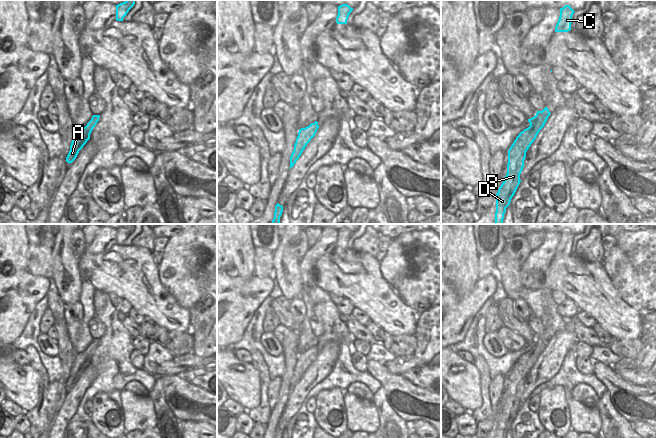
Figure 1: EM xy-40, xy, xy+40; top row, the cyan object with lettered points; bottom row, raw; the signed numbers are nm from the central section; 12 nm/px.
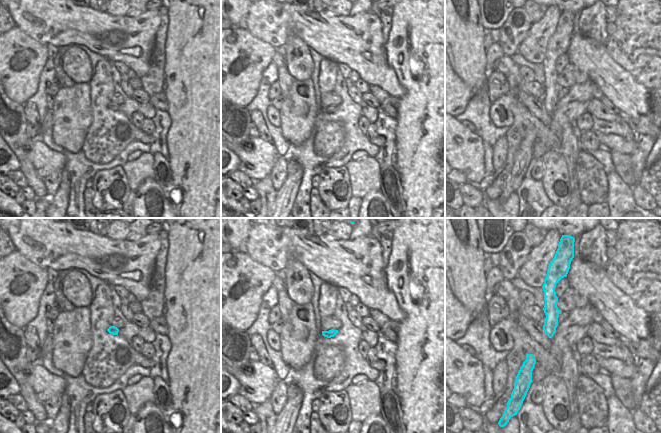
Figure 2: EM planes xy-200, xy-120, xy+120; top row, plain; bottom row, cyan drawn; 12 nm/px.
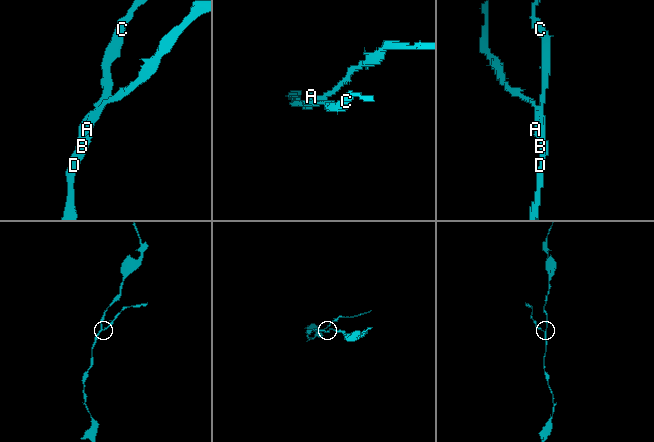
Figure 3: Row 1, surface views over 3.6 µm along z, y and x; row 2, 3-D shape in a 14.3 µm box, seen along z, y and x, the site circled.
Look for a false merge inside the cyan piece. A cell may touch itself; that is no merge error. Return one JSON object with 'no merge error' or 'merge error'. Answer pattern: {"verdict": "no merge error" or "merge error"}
{"verdict": "merge error"}

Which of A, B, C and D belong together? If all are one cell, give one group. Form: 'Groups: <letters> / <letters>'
Groups: A / B C D.

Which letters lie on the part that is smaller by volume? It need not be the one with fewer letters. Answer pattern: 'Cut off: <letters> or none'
Cut off: A

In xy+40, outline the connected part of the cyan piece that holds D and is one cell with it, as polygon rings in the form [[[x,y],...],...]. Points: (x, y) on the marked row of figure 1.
[[[547,107],[537,111],[536,115],[528,122],[530,126],[524,129],[514,140],[508,150],[507,174],[496,194],[496,212],[494,224],[503,224],[506,208],[510,205],[521,180],[520,174],[524,167],[526,152],[544,127],[550,112]]]

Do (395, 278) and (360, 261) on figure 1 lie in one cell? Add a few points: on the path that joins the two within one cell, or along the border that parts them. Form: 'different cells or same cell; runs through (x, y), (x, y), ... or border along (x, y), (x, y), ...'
different cells; border along (379, 262), (379, 270), (382, 277), (394, 291)

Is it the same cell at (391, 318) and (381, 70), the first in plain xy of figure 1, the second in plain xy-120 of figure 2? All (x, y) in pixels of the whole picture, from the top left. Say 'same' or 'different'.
same

